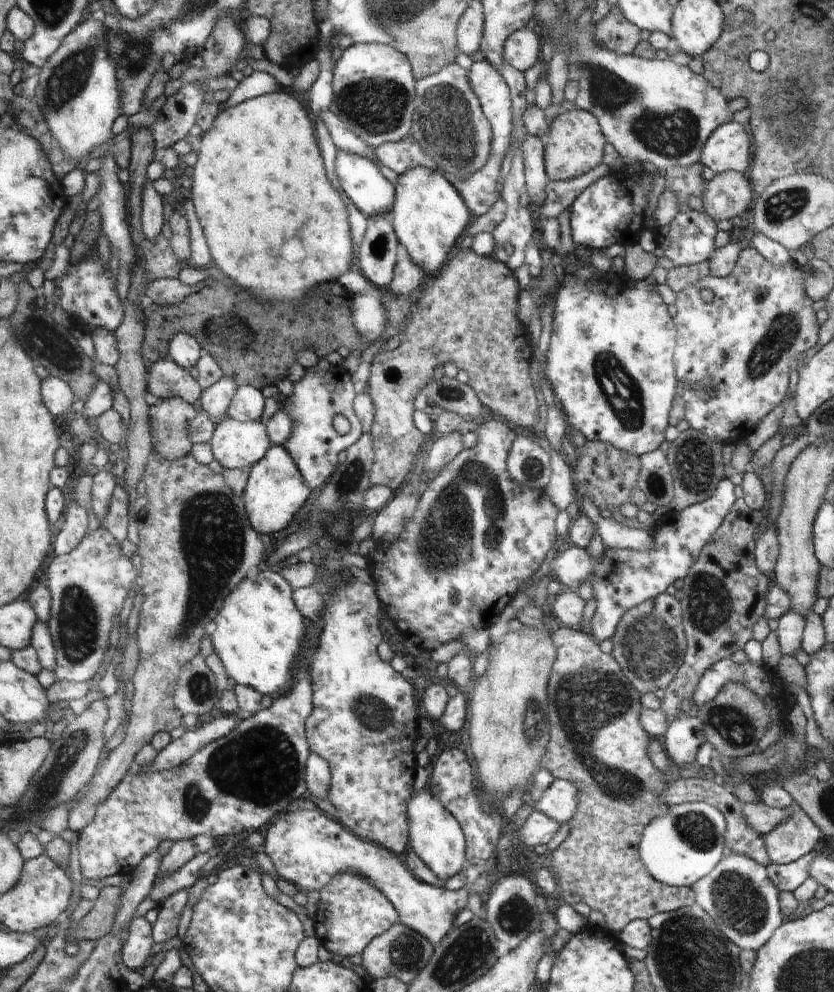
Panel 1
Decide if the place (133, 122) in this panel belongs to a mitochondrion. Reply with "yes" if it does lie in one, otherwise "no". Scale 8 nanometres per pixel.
no

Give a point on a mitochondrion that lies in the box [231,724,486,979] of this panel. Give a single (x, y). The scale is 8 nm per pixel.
(406, 951)

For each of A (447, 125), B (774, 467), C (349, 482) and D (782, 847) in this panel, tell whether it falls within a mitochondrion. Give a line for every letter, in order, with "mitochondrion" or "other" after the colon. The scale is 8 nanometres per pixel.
A: mitochondrion
B: other
C: mitochondrion
D: other

